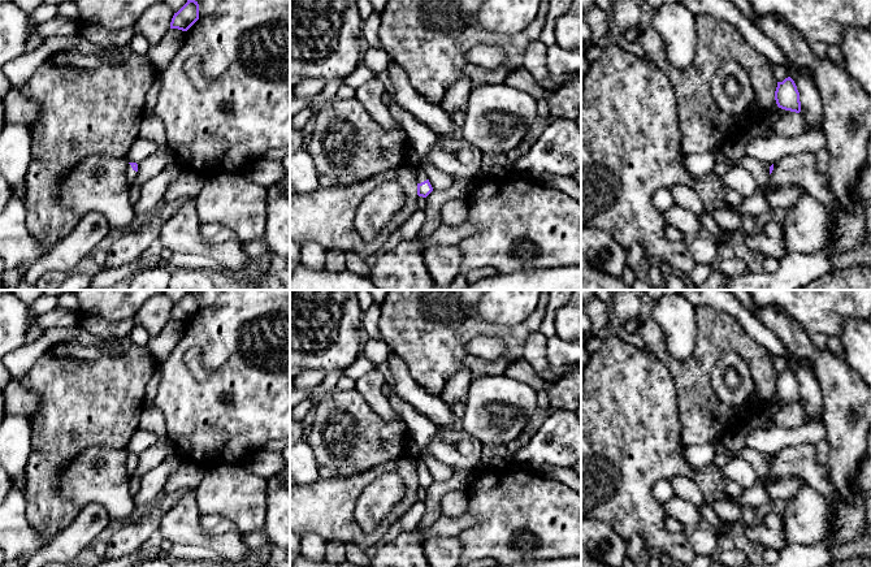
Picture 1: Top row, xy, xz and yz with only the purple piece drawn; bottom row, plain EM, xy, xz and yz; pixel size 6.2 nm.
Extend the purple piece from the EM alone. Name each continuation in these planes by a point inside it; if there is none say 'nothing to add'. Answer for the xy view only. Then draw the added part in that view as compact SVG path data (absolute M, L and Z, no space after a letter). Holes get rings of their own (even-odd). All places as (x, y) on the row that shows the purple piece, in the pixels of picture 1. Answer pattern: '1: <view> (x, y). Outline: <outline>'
1: xy (130, 174). Outline: M129 164L127 169L126 169L126 178L127 178L127 182L129 185L134 185L136 183L136 174L138 172L135 172L131 165Z

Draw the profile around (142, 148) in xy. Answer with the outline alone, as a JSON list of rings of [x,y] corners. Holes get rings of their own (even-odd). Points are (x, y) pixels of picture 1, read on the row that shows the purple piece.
[[[138,137],[131,144],[126,160],[129,163],[142,163],[144,159],[152,156],[159,147],[142,137]]]

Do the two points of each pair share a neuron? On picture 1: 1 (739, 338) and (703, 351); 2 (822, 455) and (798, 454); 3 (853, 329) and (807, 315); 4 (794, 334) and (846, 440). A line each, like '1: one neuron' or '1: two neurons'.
1: one neuron
2: two neurons
3: two neurons
4: one neuron

